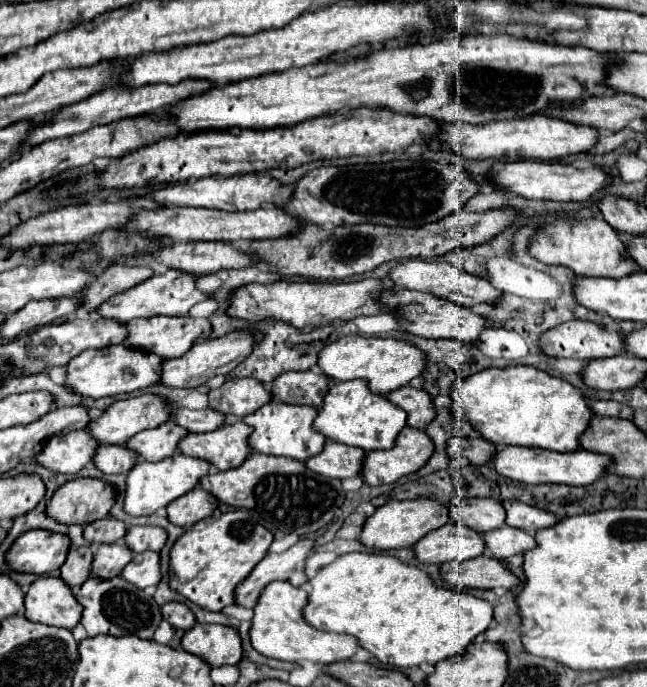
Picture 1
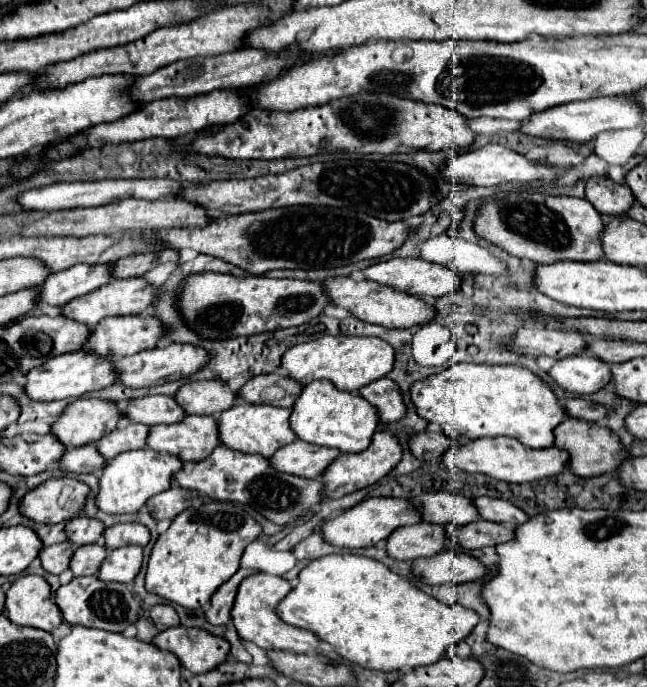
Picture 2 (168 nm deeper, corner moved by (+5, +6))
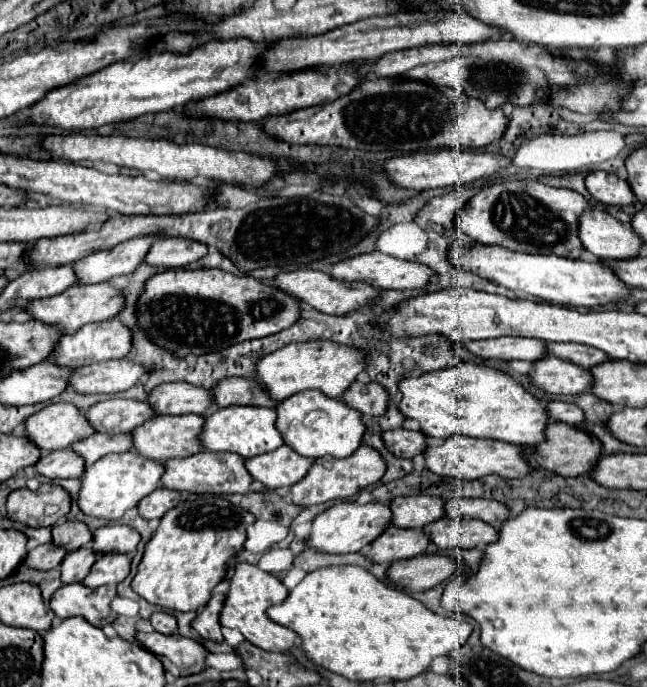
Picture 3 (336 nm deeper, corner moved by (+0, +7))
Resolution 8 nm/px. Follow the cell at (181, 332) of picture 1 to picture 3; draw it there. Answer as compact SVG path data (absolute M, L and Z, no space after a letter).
M111 319L105 323L83 325L73 335L61 335L53 353L45 361L53 365L61 365L61 367L83 367L83 363L79 361L99 363L99 361L109 361L109 359L123 359L129 353L129 349L131 349L131 331L125 325L121 325L117 319Z

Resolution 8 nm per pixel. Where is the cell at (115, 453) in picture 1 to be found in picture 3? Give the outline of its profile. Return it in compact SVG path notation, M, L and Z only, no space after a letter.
M69 449L53 451L53 453L41 451L41 457L33 465L33 469L39 475L45 475L49 479L55 479L55 477L81 477L81 473L85 471L81 461L77 461L77 457L73 457L73 453L69 453Z

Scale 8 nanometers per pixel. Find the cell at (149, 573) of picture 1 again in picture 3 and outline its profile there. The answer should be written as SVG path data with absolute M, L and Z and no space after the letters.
M107 553L97 557L93 563L89 575L83 579L83 583L91 589L97 589L101 585L117 585L129 575L131 559L123 553Z

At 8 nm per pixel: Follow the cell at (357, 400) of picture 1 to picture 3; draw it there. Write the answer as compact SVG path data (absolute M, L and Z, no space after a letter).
M301 391L287 399L283 399L277 407L277 431L283 437L283 443L291 447L295 453L311 459L319 459L325 455L331 457L349 457L361 443L361 437L365 433L365 425L361 421L361 415L355 413L355 409L347 409L347 405L341 405L339 399L329 399L323 393L315 391Z

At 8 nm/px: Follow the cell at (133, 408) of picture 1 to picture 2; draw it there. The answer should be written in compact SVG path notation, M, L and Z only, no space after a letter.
M82 398L72 402L58 422L52 424L52 434L68 448L92 444L118 428L124 414L112 400Z

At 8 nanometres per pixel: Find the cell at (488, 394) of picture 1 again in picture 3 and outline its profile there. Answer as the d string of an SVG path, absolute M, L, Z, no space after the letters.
M459 363L451 369L401 379L397 387L401 393L397 405L399 411L403 417L419 421L421 433L427 437L445 439L461 433L511 445L539 445L547 425L545 403L527 393L515 379L493 367Z

